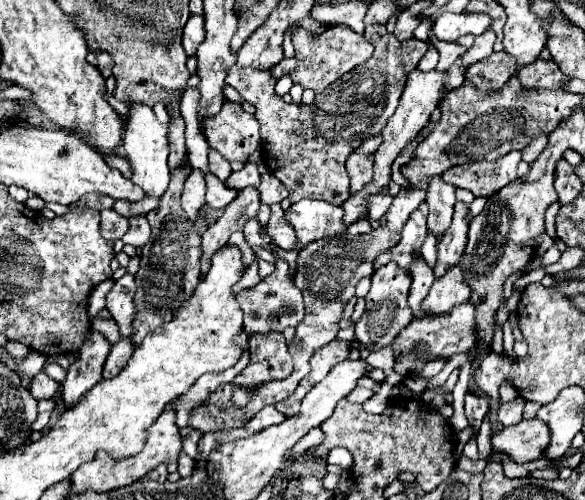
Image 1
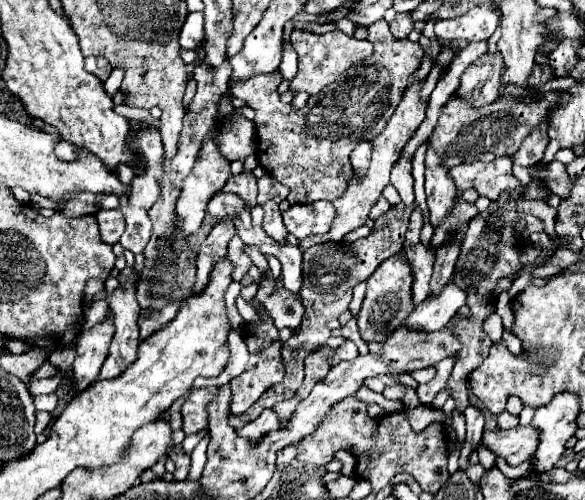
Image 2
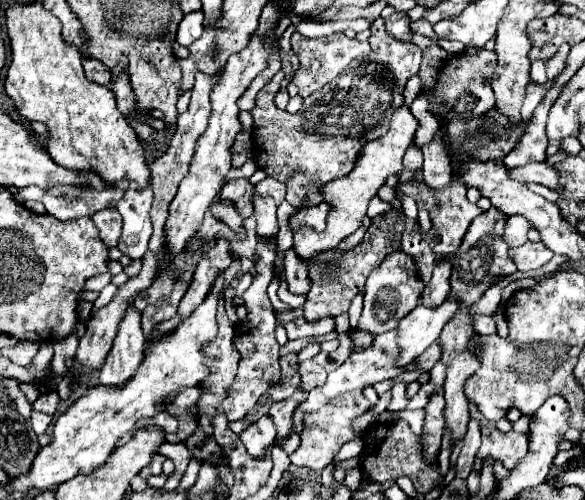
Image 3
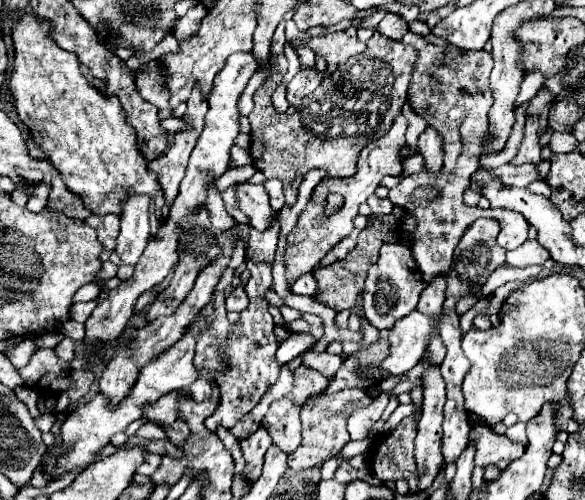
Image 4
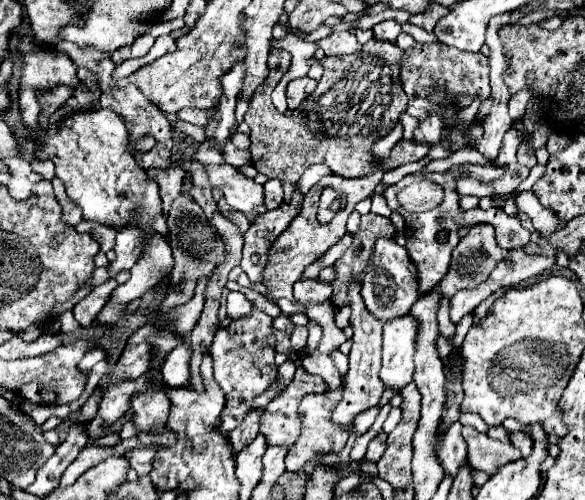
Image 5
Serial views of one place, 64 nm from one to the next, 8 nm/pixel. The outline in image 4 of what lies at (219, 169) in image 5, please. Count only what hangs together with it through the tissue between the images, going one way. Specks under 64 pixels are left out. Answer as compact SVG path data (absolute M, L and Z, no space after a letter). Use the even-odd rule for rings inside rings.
M250 182L240 184L238 200L240 200L240 208L248 214L250 224L258 232L264 232L264 228L272 224L272 216L276 216L276 212L272 210L270 196L262 184L250 184Z

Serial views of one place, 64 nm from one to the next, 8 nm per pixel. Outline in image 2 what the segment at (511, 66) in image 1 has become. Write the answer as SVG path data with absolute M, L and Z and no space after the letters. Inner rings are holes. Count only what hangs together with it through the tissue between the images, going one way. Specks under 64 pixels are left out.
M484 54L466 68L456 92L472 106L484 106L500 96L500 74L504 74L504 58L500 54Z

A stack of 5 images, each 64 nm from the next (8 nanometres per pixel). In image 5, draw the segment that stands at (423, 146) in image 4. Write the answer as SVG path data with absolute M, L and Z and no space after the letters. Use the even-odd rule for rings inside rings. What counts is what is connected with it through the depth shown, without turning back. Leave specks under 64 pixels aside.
M432 114L428 120L422 120L414 132L414 140L418 144L436 146L442 140L442 120L438 114Z

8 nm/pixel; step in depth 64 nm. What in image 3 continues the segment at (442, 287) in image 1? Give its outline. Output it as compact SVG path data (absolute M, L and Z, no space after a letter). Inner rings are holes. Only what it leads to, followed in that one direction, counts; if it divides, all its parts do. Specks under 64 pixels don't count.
M452 294L444 300L444 304L436 308L428 306L416 306L408 316L404 316L398 324L400 336L400 360L398 366L410 364L414 358L418 358L434 340L440 338L440 332L444 324L456 314L460 302L452 300Z

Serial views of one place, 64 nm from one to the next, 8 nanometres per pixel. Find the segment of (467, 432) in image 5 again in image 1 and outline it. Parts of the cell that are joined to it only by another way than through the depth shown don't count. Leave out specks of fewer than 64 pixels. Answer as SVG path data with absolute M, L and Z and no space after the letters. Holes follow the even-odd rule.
M532 418L508 426L492 436L492 448L510 454L518 464L538 460L544 456L544 448L548 448L548 424Z

